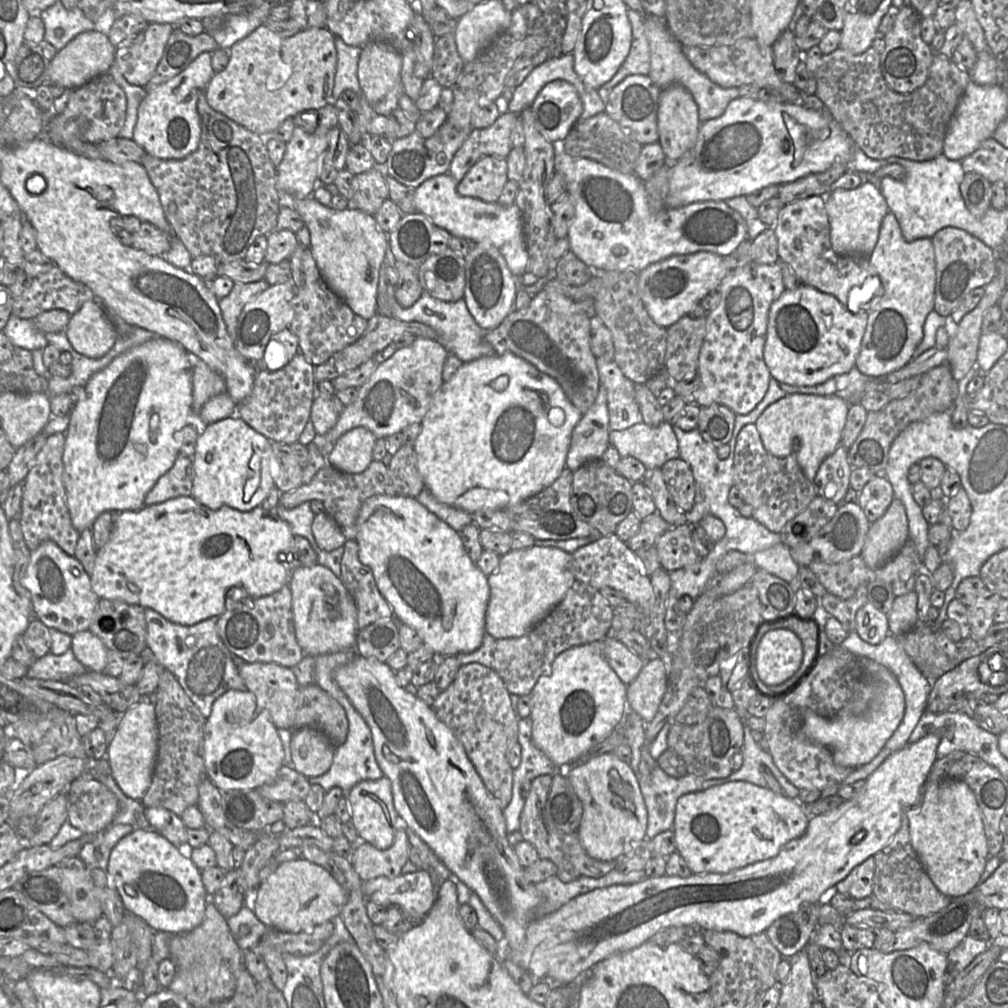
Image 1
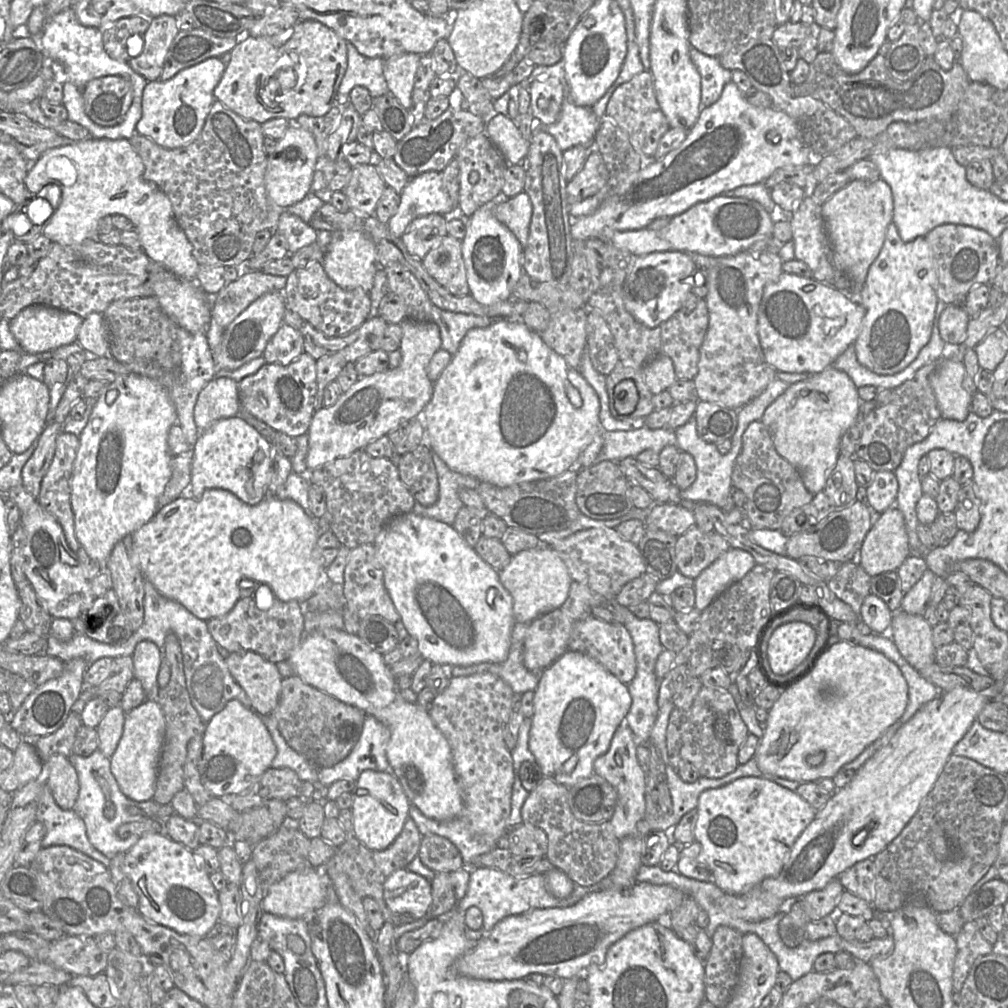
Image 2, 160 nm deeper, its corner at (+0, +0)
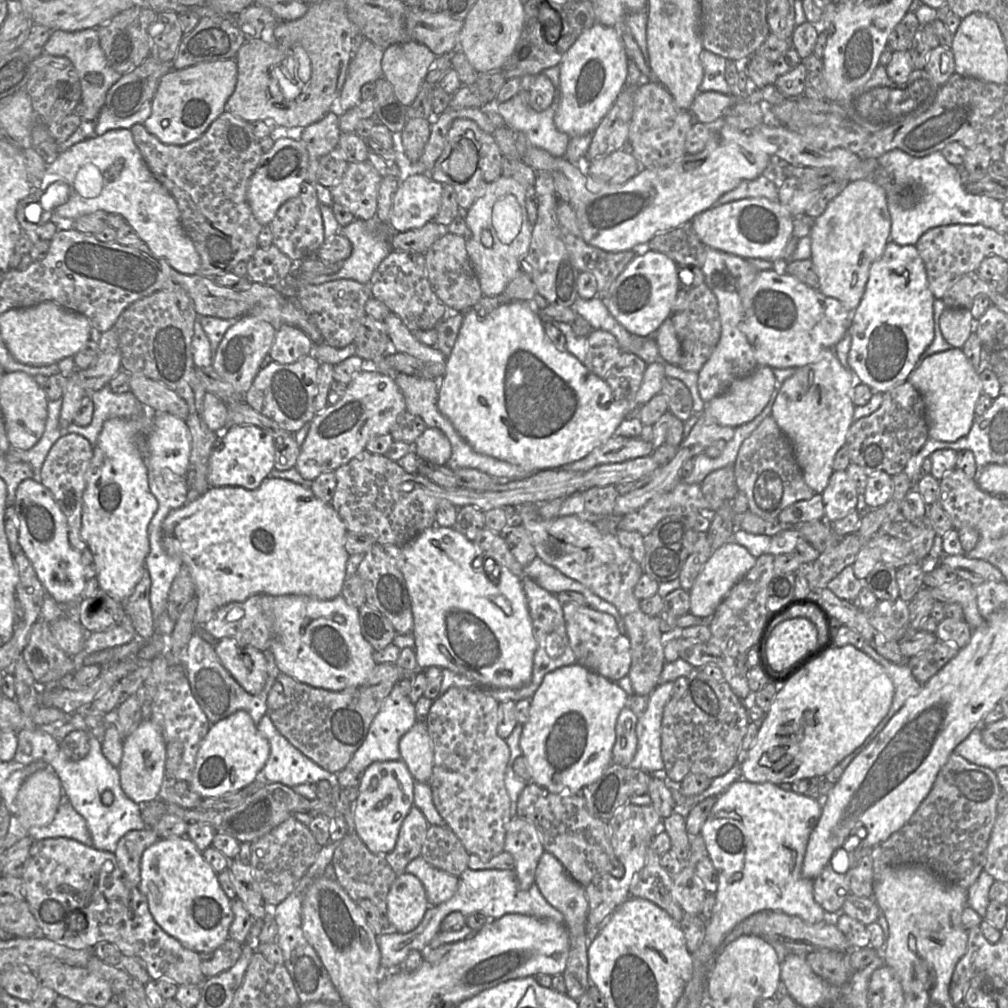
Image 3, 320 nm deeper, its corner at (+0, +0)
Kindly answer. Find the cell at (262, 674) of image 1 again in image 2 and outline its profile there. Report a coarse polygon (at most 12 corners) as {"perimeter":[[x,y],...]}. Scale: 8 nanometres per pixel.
{"perimeter":[[253,651],[226,663],[259,716],[278,705],[283,679],[276,664]]}

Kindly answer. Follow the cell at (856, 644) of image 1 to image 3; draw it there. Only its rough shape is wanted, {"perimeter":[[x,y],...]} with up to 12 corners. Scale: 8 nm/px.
{"perimeter":[[865,642],[861,651],[891,678],[895,694],[887,715],[839,765],[846,769],[922,687],[908,665],[898,665]]}

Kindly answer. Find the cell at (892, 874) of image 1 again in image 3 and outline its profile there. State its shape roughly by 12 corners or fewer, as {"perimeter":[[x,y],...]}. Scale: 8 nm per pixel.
{"perimeter":[[952,752],[910,820],[872,849],[969,889],[1001,787]]}

